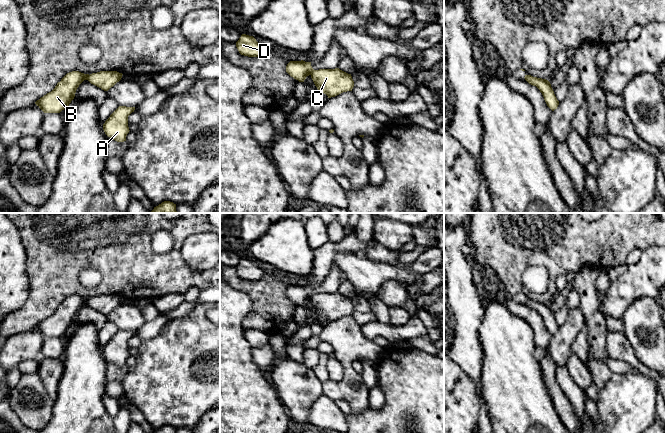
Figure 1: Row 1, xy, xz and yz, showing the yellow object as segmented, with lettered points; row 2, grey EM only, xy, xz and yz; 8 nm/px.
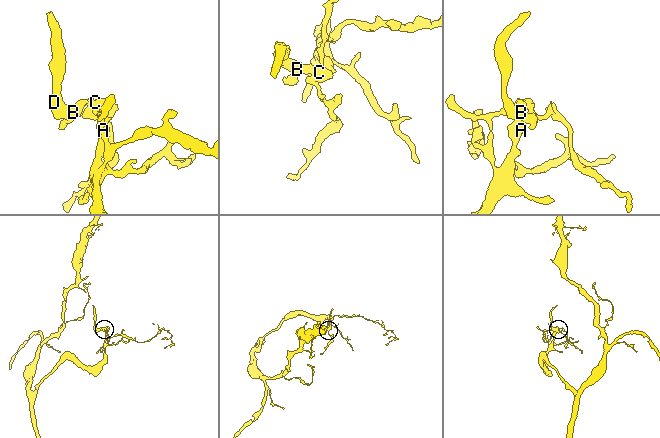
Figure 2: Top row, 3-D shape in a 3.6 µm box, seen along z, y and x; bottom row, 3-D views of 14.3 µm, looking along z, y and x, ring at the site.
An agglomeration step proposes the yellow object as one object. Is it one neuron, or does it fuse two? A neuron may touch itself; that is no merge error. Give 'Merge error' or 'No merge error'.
Merge error

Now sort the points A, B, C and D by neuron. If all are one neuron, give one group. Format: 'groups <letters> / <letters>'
groups A C / B D

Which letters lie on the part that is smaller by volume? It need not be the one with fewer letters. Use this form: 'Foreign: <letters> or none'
Foreign: B, D

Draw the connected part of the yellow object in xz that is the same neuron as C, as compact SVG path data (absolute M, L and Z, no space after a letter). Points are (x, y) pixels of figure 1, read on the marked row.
M339 68L314 70L311 78L320 93L328 98L335 97L343 92L352 91L354 81L351 74Z

